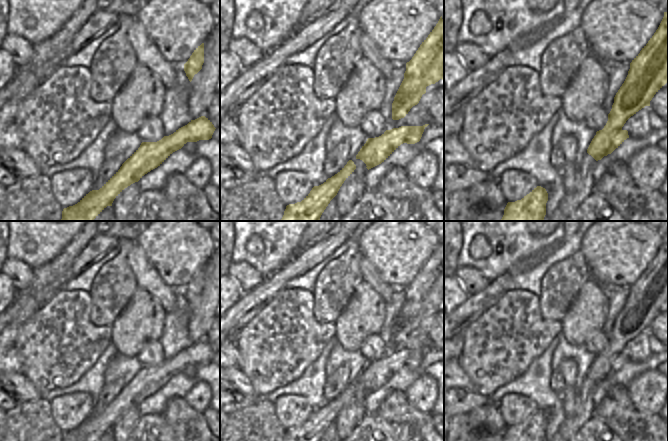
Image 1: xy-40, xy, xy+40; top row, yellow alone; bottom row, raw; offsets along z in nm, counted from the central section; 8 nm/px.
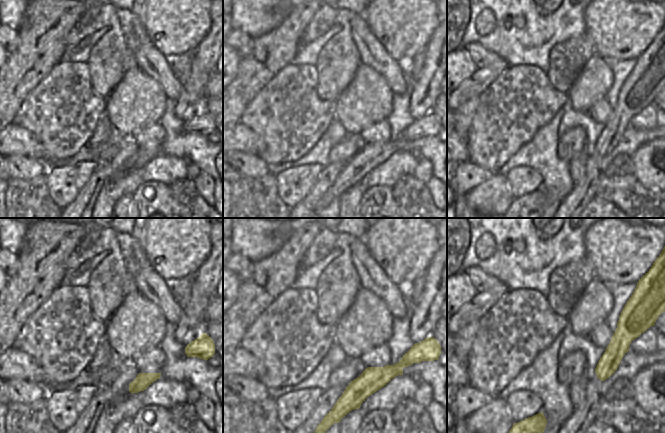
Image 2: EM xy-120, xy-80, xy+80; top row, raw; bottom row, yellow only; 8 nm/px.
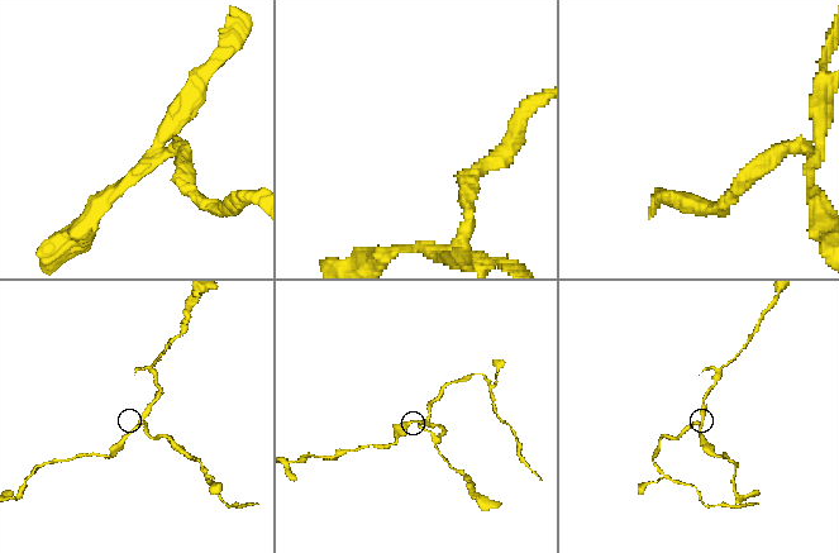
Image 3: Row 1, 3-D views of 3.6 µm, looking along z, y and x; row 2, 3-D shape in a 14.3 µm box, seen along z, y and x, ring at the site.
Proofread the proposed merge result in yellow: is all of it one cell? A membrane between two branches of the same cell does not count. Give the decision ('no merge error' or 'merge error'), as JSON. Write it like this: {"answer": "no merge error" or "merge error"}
{"answer": "merge error"}

